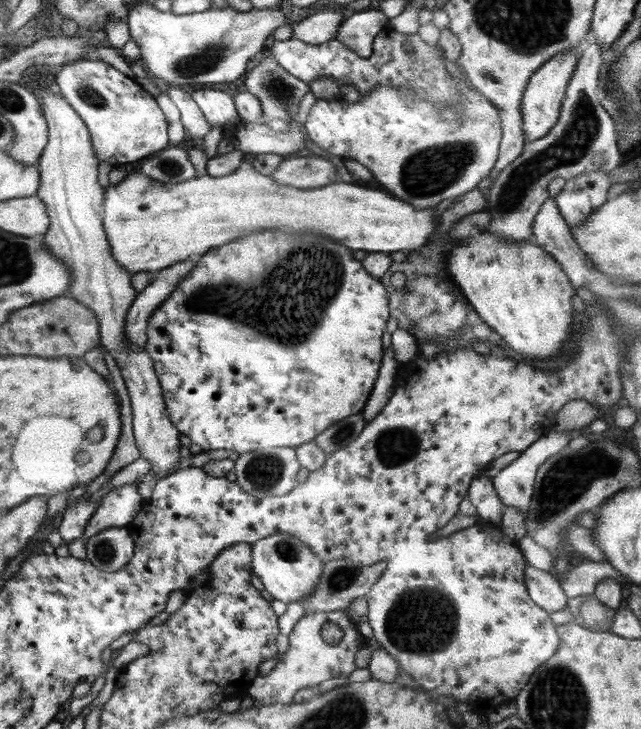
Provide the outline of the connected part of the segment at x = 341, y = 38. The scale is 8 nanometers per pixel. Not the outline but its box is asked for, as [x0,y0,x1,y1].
[336,8,389,58]

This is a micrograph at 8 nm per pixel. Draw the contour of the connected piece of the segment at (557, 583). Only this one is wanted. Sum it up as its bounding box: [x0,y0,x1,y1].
[524,560,568,613]

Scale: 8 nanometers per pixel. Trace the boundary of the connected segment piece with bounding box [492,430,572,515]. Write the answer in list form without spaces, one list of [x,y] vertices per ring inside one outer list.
[[[554,430],[548,431],[544,436],[541,436],[533,442],[526,450],[520,452],[520,455],[507,467],[498,472],[497,476],[492,478],[492,484],[496,490],[497,496],[505,507],[512,506],[518,509],[520,513],[526,515],[530,509],[530,500],[534,491],[534,478],[539,469],[539,466],[550,456],[558,454],[571,441],[572,431],[558,432]]]

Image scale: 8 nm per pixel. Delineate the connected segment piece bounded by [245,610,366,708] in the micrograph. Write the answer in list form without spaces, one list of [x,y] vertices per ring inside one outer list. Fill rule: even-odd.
[[[344,611],[314,612],[302,617],[288,633],[290,647],[279,656],[279,661],[266,676],[257,674],[245,687],[253,698],[253,706],[260,708],[267,704],[290,704],[294,694],[302,688],[316,688],[320,682],[330,678],[348,677],[356,670],[354,654],[366,640],[357,629],[357,624]]]

